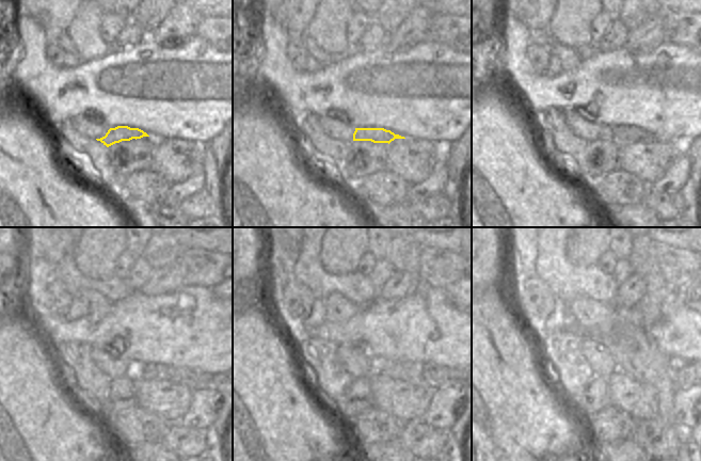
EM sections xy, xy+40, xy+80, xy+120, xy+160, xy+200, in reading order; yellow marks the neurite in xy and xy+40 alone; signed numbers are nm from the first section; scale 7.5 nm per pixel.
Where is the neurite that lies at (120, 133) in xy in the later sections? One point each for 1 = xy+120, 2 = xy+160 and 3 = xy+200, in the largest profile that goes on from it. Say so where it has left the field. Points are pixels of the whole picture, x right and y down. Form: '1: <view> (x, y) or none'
1: xy+120 (150, 371)
2: xy+160 (435, 377)
3: xy+200 (684, 374)

